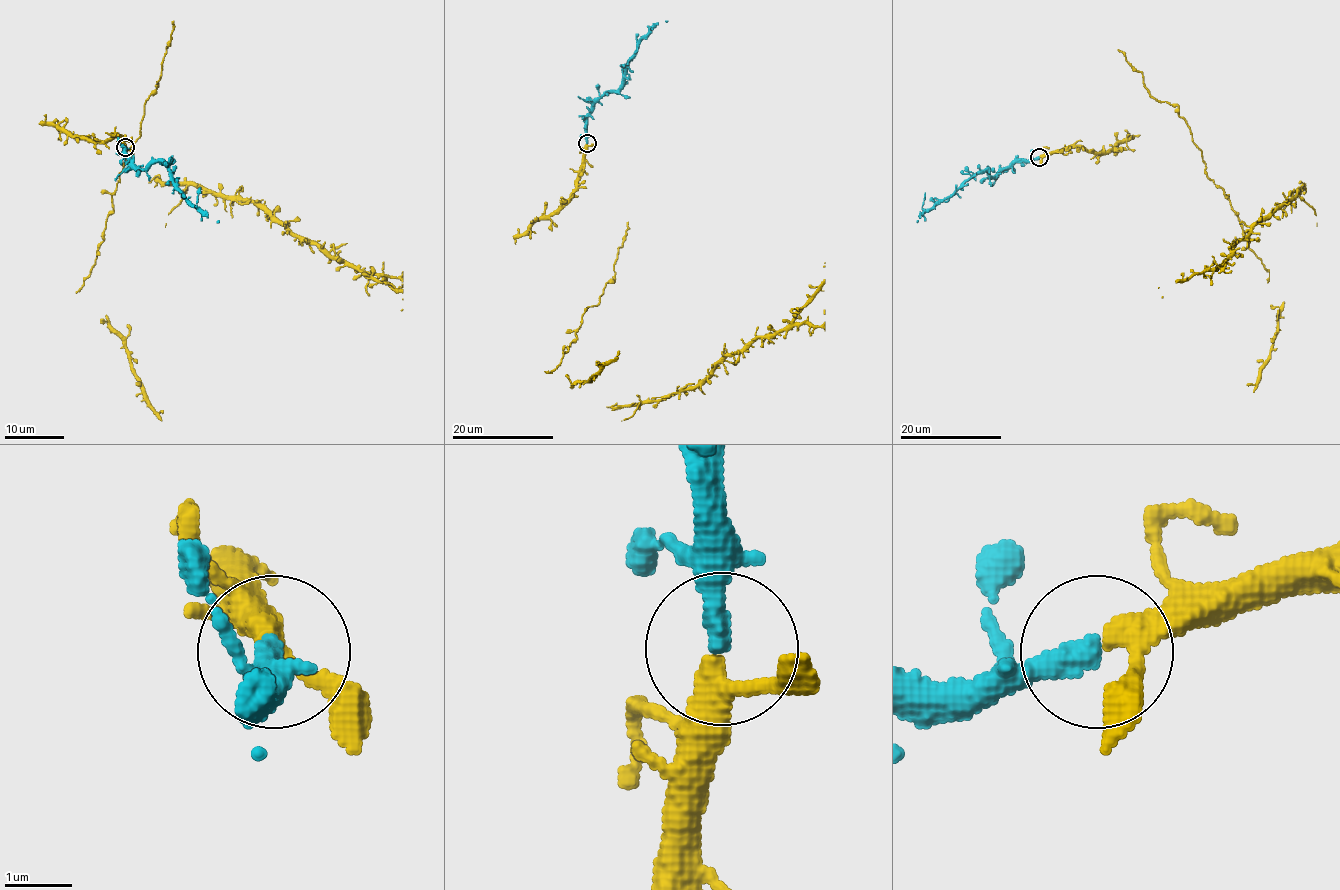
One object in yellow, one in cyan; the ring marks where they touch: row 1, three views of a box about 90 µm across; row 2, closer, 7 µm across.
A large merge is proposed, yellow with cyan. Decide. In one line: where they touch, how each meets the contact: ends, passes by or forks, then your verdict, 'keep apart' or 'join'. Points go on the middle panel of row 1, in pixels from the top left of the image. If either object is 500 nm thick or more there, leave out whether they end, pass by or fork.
at (587, 143); yellow passes by; cyan ends there; join

